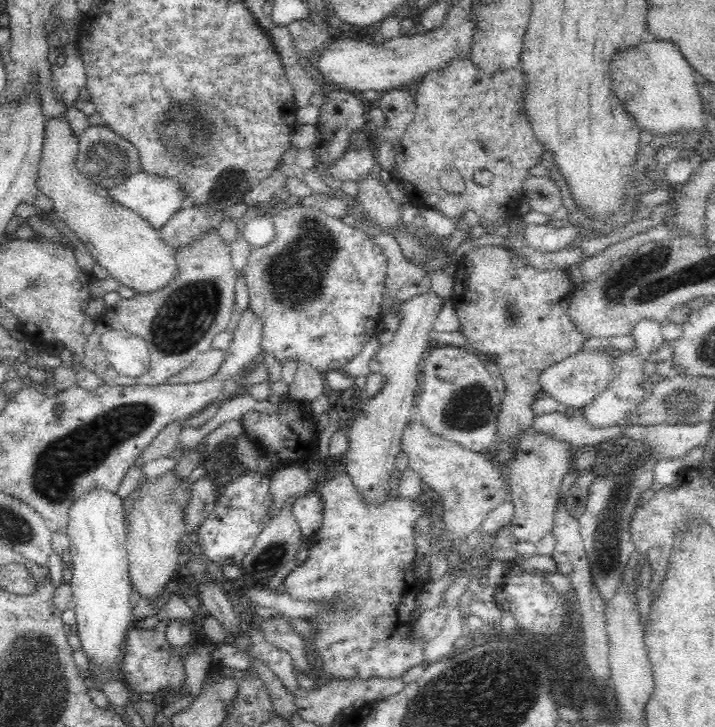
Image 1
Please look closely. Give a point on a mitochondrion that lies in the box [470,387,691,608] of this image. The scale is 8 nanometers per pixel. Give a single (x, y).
(607, 525)

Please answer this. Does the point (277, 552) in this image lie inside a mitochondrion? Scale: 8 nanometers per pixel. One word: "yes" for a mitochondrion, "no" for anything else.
yes

